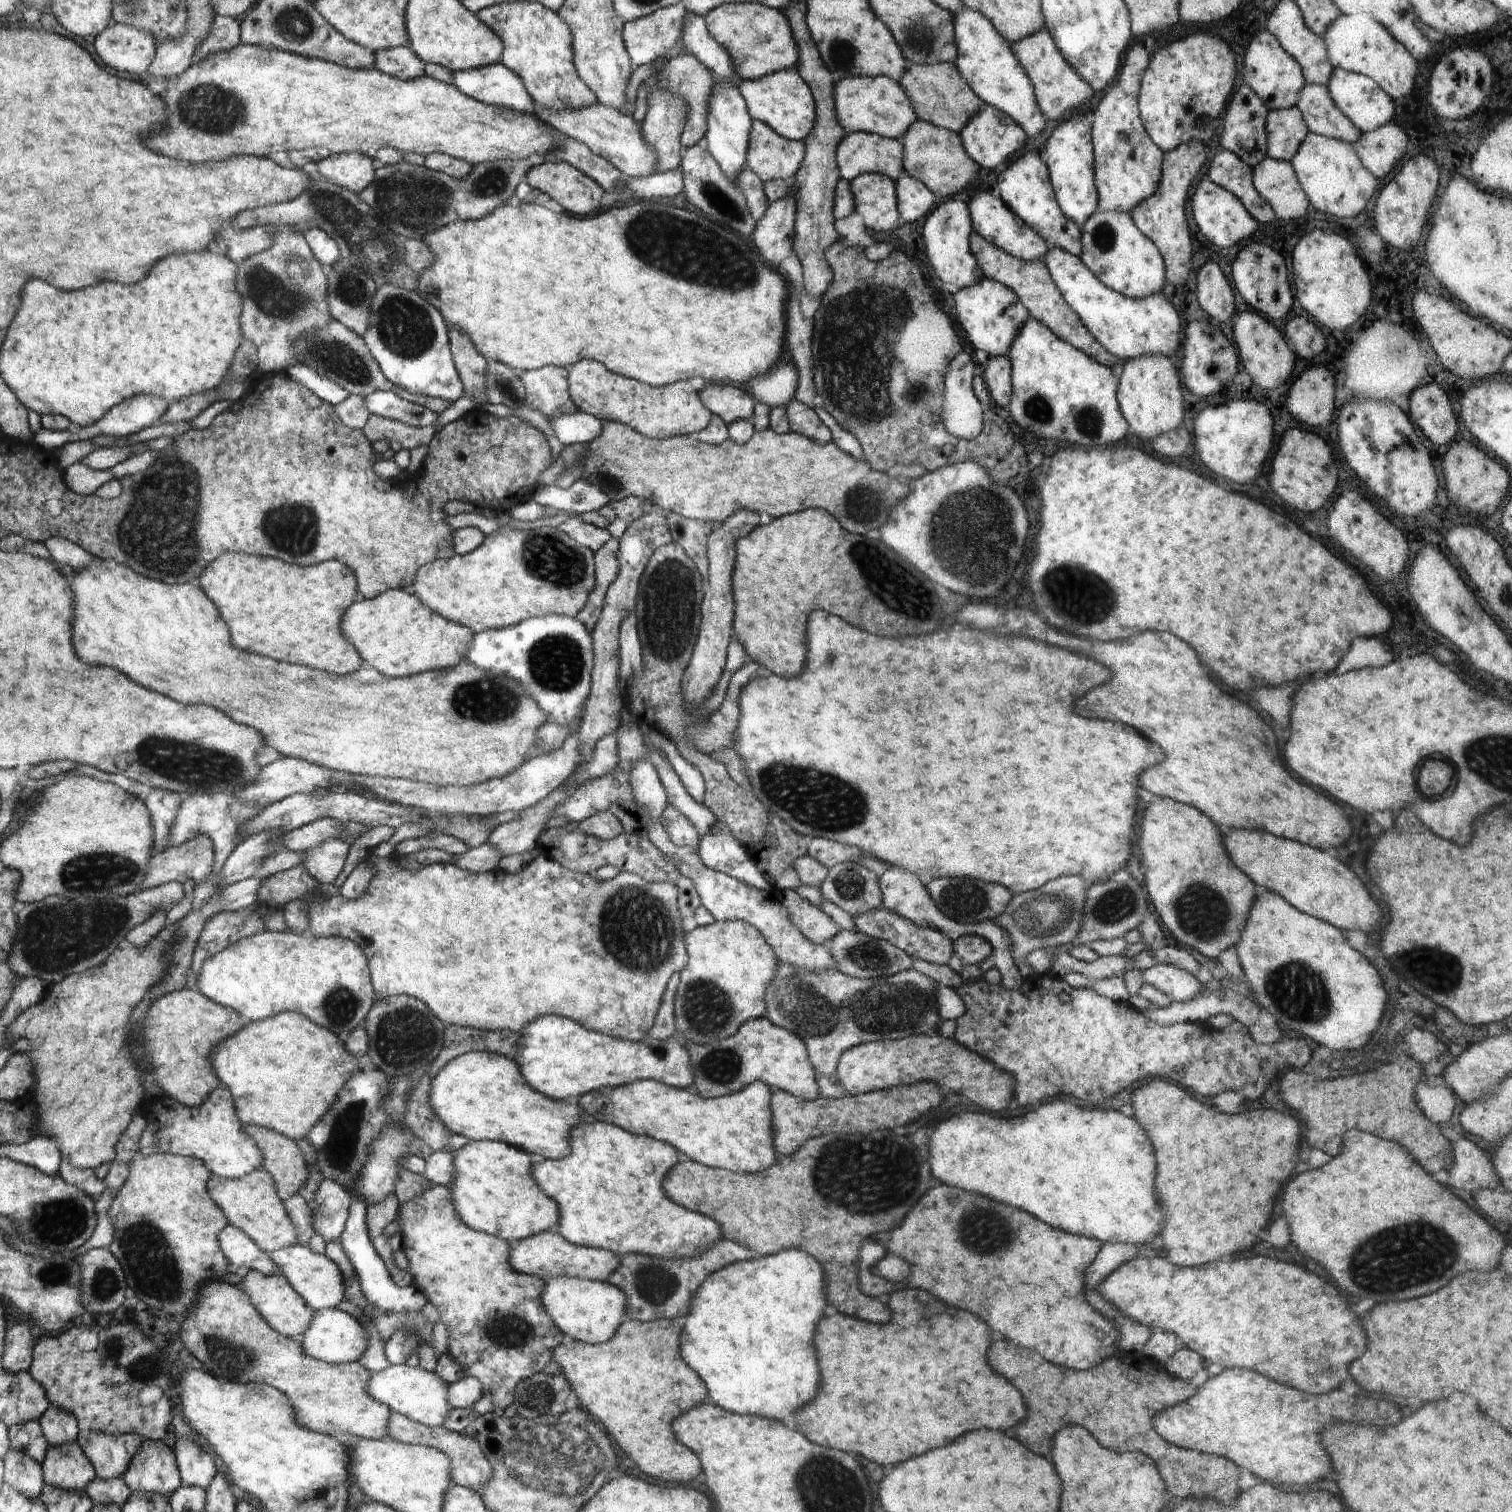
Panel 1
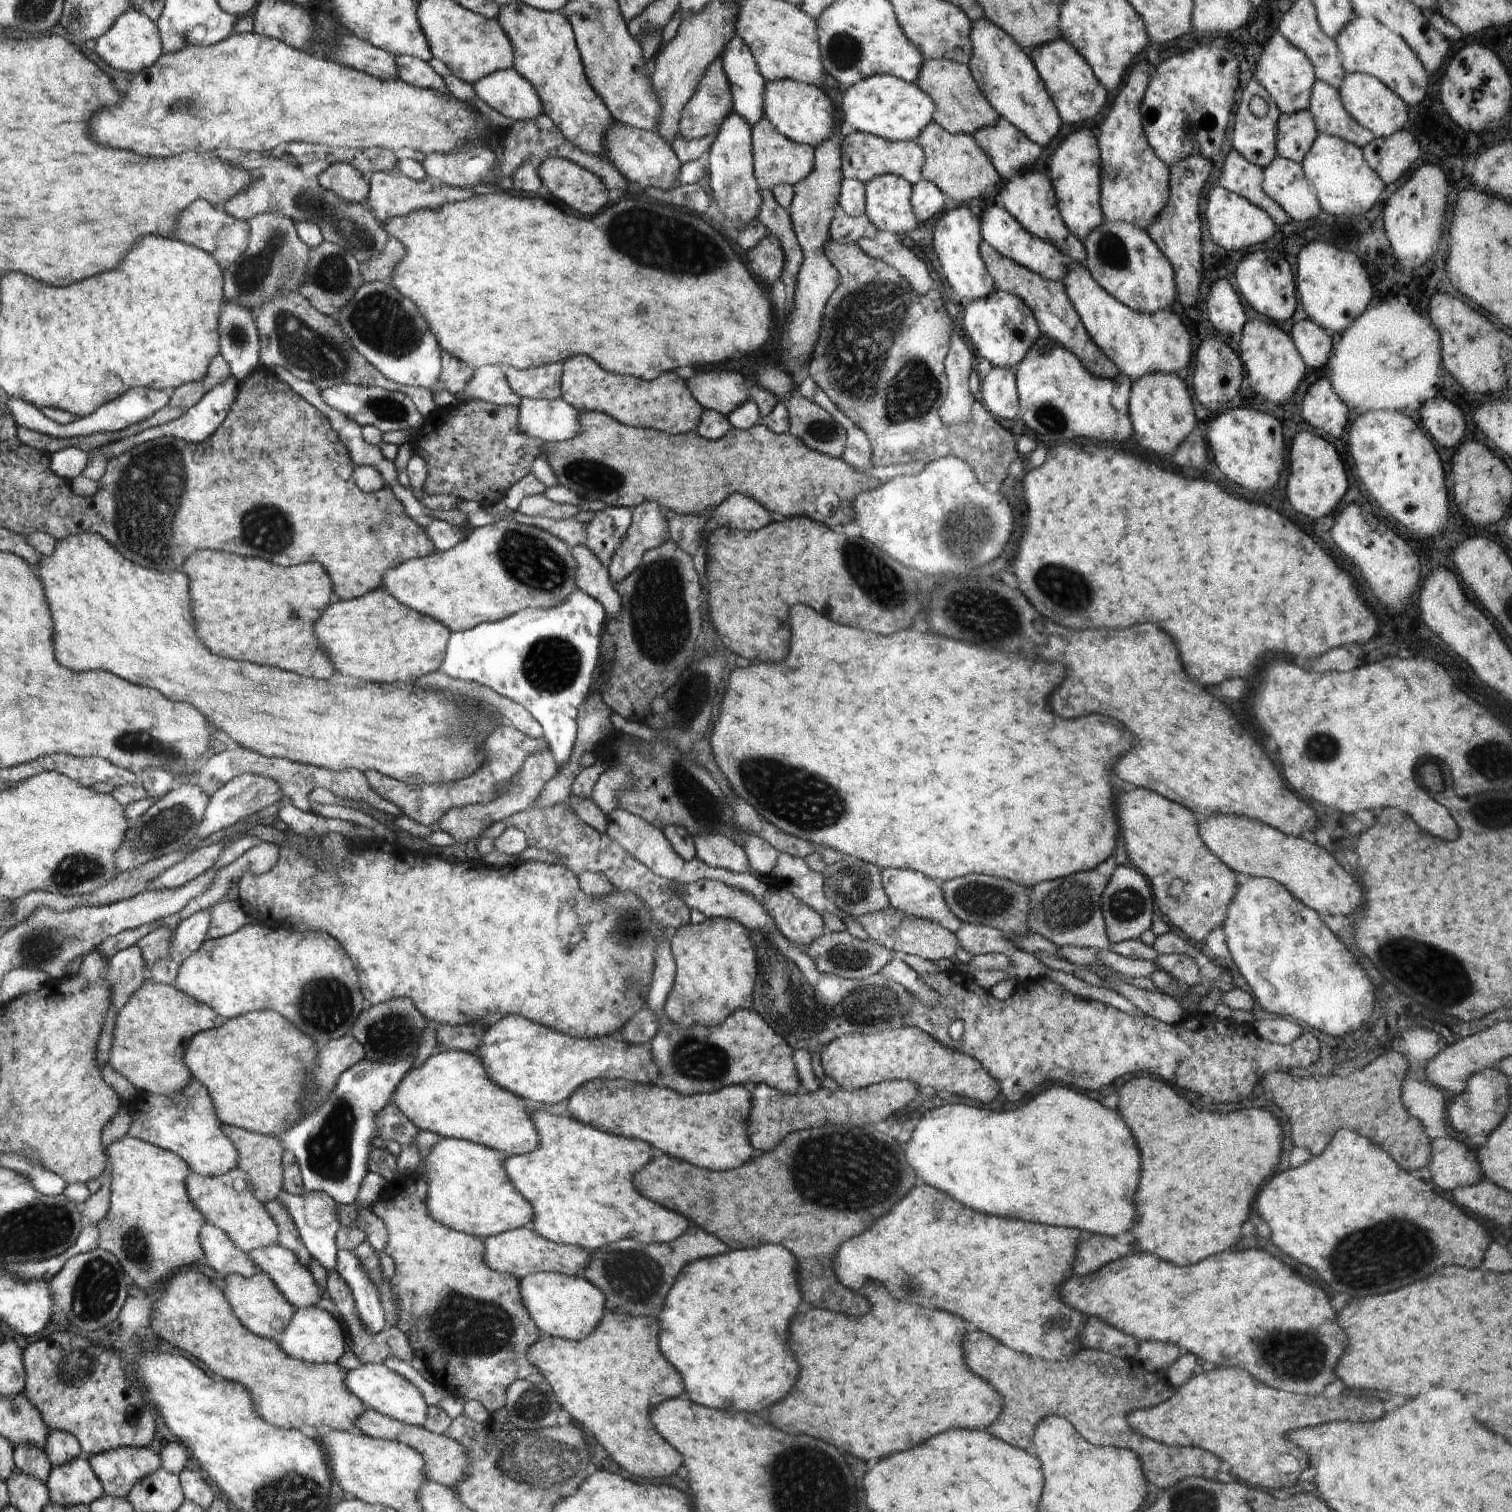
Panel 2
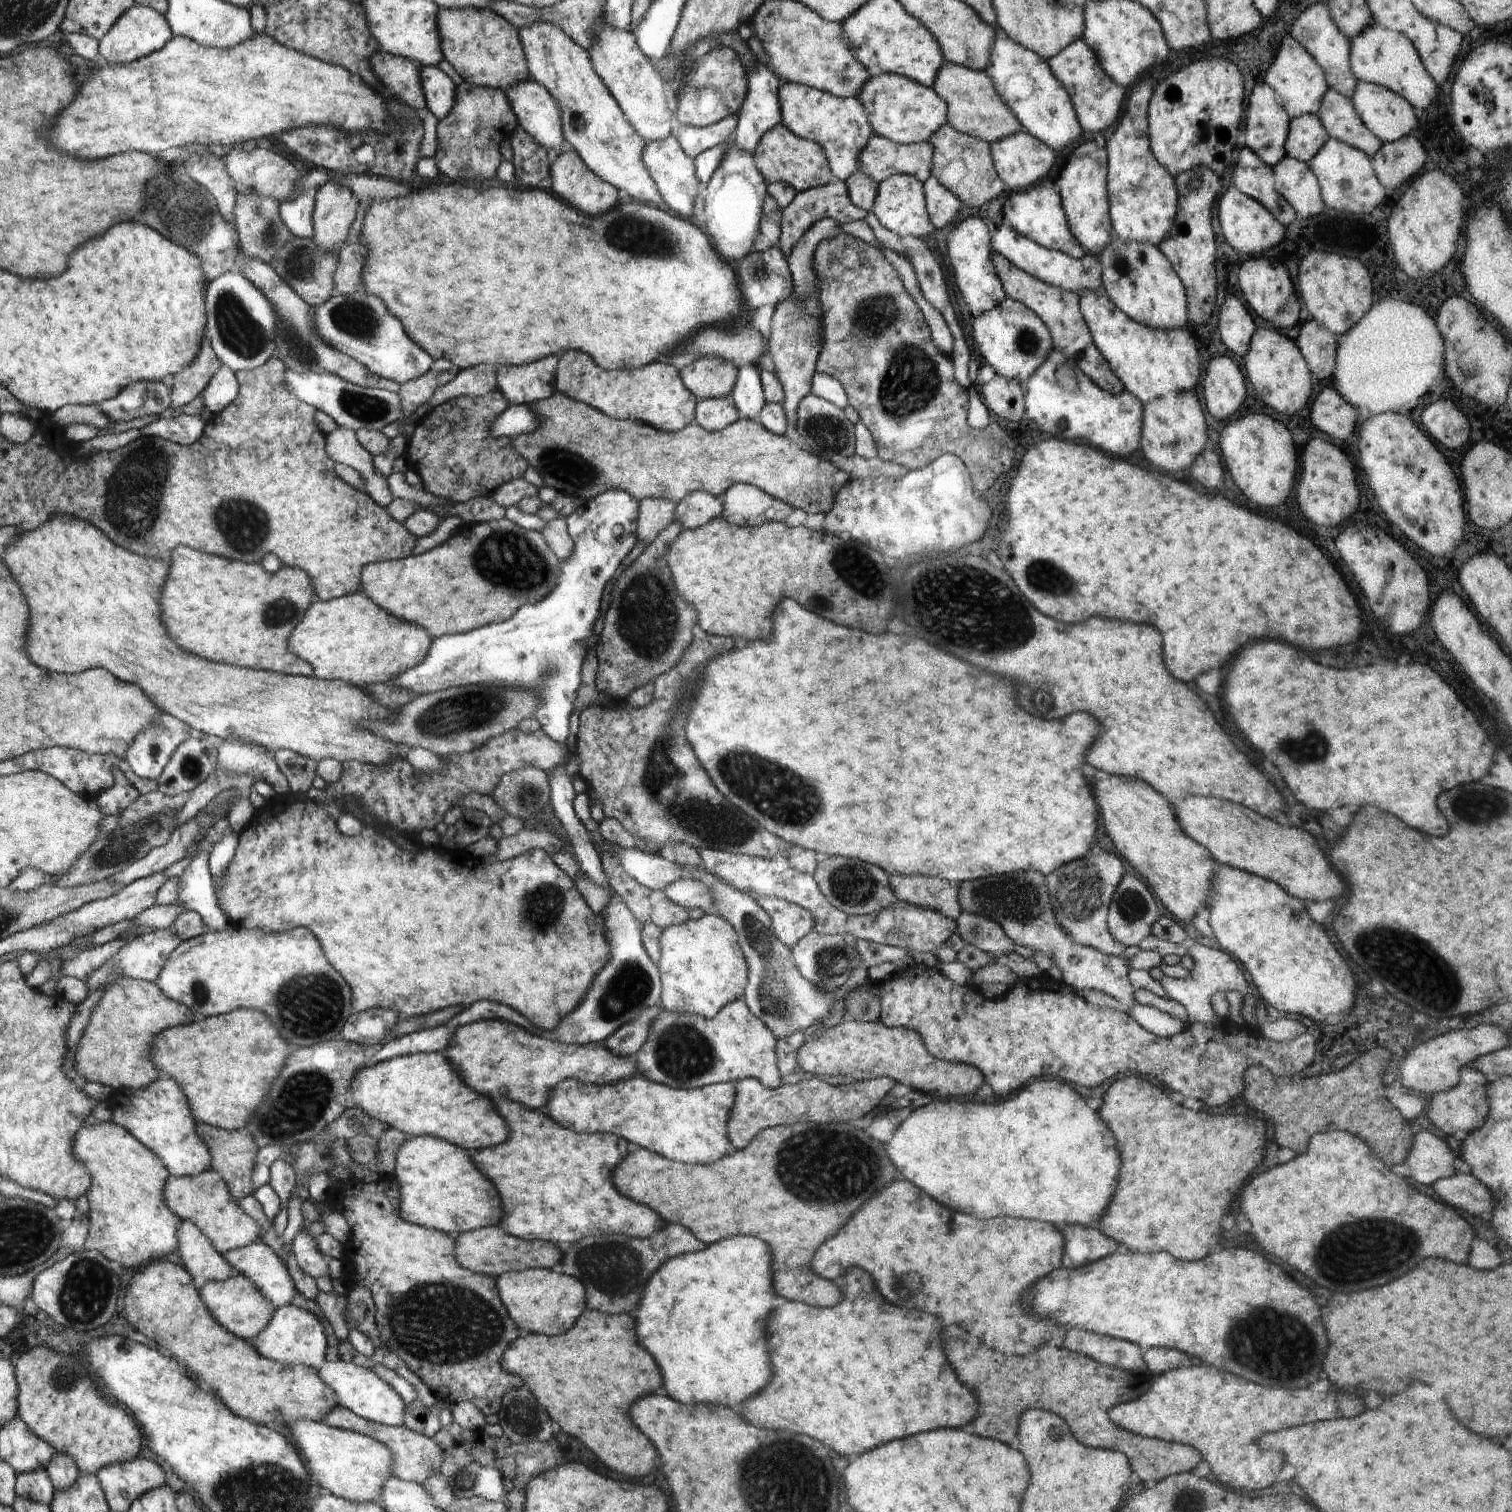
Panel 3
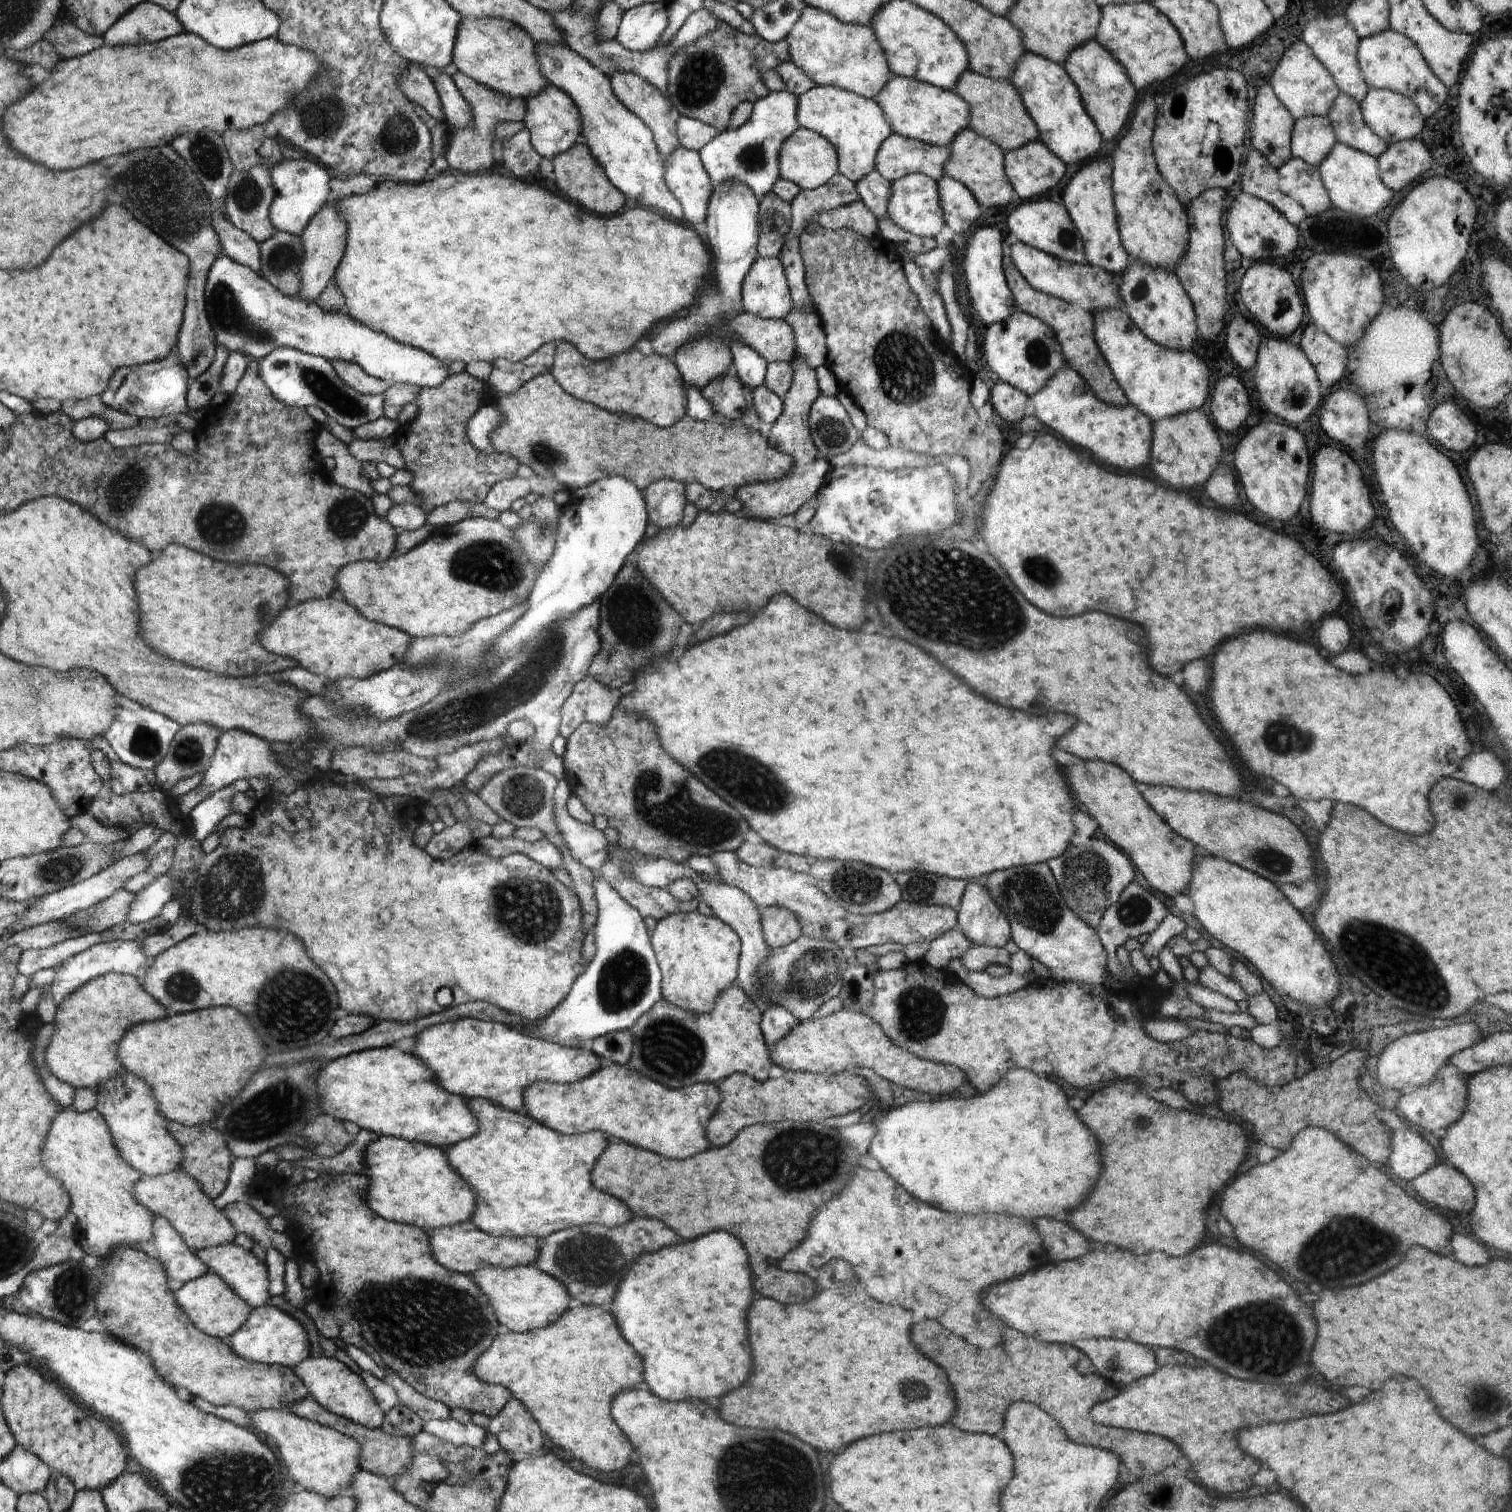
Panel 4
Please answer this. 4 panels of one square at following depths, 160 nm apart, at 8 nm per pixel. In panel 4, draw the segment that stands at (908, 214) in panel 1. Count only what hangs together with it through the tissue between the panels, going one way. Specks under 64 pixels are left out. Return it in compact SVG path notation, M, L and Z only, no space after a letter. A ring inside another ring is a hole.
M947 176L937 180L937 191L944 226L950 227L955 234L966 232L982 212L974 195L958 180Z

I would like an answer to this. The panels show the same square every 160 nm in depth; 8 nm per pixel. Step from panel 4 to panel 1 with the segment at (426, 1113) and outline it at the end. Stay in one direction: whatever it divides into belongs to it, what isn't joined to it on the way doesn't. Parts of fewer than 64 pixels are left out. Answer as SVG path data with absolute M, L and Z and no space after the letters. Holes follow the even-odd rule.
M471 1052L452 1059L441 1071L438 1071L438 1074L435 1077L432 1077L430 1094L430 1102L435 1113L445 1122L446 1126L453 1132L453 1134L463 1134L466 1138L474 1141L482 1139L487 1141L500 1141L509 1145L514 1145L516 1148L529 1152L536 1158L560 1160L564 1159L565 1156L570 1155L571 1131L577 1125L584 1122L582 1120L582 1114L585 1113L585 1110L580 1105L561 1103L561 1101L554 1100L544 1093L532 1088L523 1077L521 1068L514 1059L493 1052Z

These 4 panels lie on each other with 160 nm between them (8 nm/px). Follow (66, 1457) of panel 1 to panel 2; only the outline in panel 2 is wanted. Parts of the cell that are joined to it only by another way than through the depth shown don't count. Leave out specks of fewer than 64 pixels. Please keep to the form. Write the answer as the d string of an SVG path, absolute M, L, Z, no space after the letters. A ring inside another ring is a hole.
M84 1455L50 1469L45 1482L55 1505L88 1505L105 1494L100 1478Z

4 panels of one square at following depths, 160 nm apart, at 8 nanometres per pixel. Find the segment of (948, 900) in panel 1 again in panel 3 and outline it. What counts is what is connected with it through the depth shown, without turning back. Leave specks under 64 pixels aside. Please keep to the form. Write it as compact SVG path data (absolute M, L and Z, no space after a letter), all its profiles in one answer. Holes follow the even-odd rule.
M1012 872L1012 874L990 876L990 878L980 878L980 880L962 881L958 884L957 899L962 911L995 920L1014 944L1030 946L1032 950L1049 954L1058 968L1062 970L1063 980L1074 989L1092 989L1103 992L1115 998L1119 1002L1120 1010L1126 1012L1136 1003L1134 1000L1136 989L1129 981L1130 968L1127 960L1132 959L1137 952L1141 951L1139 946L1135 944L1128 946L1121 955L1105 955L1099 950L1076 944L1070 940L1070 937L1066 936L1062 930L1061 925L1056 922L1047 893L1046 879L1042 874L1038 874L1038 872Z

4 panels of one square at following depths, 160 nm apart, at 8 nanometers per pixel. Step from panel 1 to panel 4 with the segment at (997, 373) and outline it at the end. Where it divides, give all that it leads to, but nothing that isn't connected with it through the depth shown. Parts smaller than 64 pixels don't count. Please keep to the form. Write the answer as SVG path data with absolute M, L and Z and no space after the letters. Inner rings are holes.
M998 380L990 393L990 402L995 413L1006 422L1018 424L1026 416L1026 396L1021 390Z

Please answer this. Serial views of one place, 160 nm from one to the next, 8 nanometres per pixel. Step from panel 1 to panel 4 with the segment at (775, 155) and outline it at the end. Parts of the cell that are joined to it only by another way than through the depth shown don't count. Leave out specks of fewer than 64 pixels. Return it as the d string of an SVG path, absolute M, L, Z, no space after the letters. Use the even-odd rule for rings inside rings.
M798 127L779 148L779 173L783 179L796 183L801 190L814 190L838 173L838 157L834 146L817 132Z

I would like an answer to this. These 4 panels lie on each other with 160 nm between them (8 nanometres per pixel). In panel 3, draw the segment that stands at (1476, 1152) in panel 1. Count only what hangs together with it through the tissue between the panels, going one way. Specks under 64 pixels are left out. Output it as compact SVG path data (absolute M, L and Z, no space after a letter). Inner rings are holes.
M1416 1128L1413 1145L1404 1163L1412 1170L1412 1178L1432 1185L1437 1180L1457 1174L1454 1152L1442 1139L1428 1130Z

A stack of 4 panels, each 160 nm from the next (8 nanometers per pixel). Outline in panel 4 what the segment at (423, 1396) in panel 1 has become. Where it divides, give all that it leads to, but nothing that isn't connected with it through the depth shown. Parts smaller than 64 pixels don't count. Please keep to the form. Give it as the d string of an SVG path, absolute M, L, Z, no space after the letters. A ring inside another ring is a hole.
M324 1354L306 1359L298 1363L293 1371L303 1380L309 1390L310 1398L326 1407L330 1412L346 1417L369 1429L380 1429L384 1420L384 1412L377 1398L364 1381L364 1375L352 1372L342 1361Z

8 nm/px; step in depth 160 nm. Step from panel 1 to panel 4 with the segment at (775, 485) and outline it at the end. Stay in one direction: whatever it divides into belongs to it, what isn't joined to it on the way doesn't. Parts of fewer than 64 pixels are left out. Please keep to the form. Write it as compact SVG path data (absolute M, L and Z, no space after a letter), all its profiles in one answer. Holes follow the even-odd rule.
M544 373L524 383L514 394L493 395L492 401L502 411L505 421L491 434L491 441L499 453L517 457L521 464L530 466L539 477L556 479L569 490L588 487L597 480L620 475L633 481L642 492L660 479L678 481L684 486L702 483L713 491L733 491L747 484L773 483L788 475L794 466L793 456L780 452L767 441L765 433L746 425L702 422L686 415L672 427L662 428L626 413L610 414L594 408L592 404L578 402L560 386L552 373Z

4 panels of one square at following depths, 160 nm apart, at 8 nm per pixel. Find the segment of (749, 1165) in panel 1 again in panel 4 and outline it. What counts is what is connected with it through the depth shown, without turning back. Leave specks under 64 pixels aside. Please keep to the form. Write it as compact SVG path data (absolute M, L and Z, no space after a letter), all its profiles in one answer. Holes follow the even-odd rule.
M614 1064L578 1083L535 1081L530 1088L526 1088L524 1096L526 1104L523 1112L558 1132L610 1132L610 1136L638 1148L646 1148L676 1160L690 1158L708 1148L710 1140L707 1127L722 1100L717 1084L696 1083L671 1089L651 1078L640 1076L636 1070Z

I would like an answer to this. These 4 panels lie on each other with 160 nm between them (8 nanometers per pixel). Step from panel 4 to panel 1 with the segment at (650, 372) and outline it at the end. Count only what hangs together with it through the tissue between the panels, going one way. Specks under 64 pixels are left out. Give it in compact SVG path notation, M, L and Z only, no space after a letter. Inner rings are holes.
M596 360L568 367L570 398L578 411L591 414L602 421L630 425L650 439L667 439L678 435L695 435L709 426L713 413L701 400L688 381L678 381L663 387L653 387L642 381L618 375Z

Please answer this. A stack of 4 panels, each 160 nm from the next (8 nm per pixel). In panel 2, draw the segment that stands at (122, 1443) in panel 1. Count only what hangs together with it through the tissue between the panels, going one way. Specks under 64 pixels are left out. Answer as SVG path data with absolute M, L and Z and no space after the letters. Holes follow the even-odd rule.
M120 1447L88 1456L100 1478L105 1494L128 1496L131 1488L160 1467L160 1458L152 1447Z

